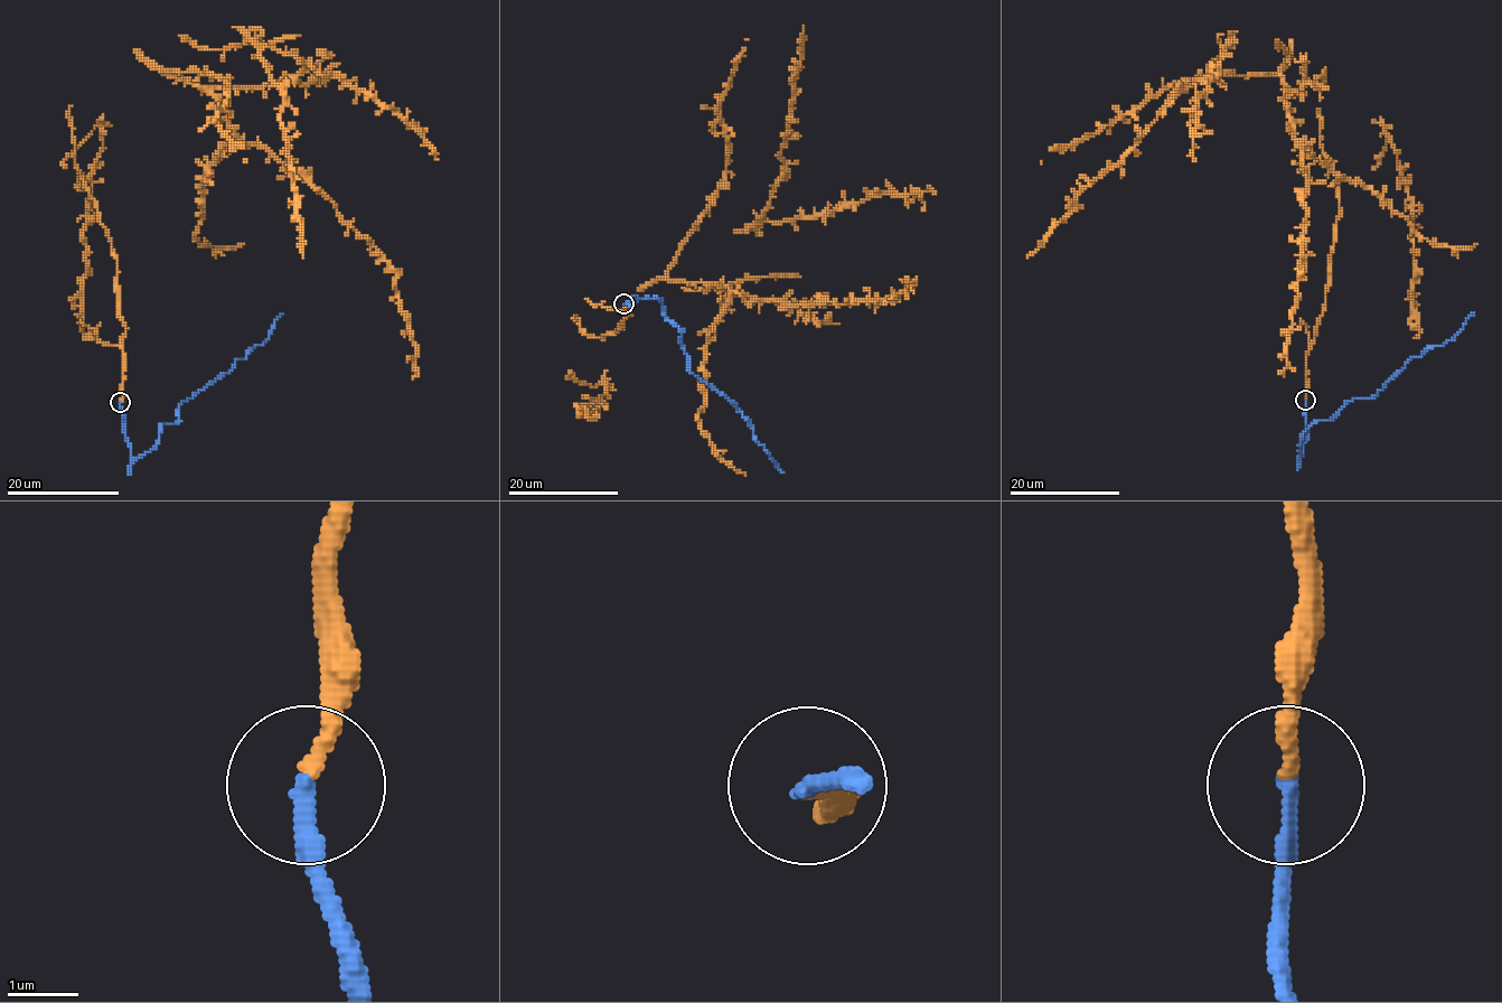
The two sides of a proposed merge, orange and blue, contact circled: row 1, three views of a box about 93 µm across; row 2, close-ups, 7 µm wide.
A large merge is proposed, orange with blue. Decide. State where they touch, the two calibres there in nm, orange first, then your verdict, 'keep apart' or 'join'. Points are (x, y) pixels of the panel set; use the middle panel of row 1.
at (623, 303); 200 nm thick on the orange side, 240 nm on the other; join

